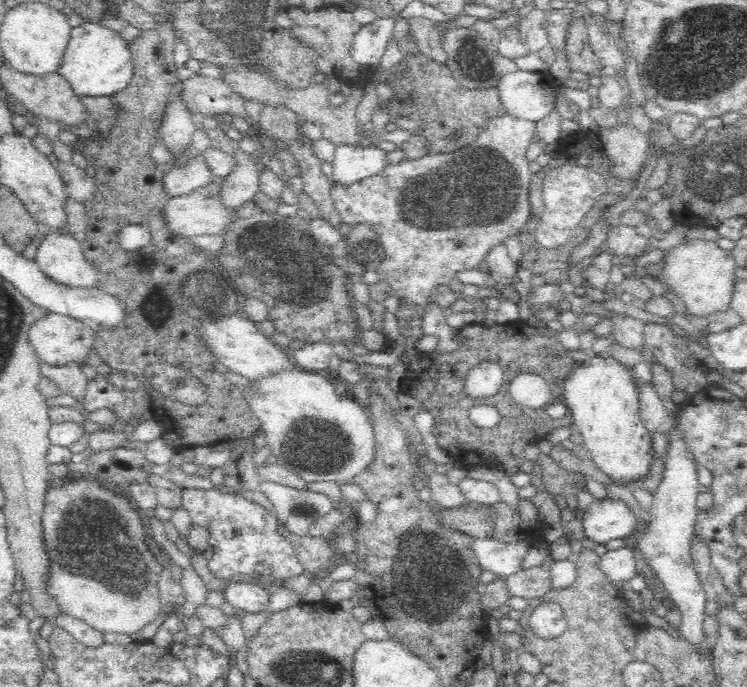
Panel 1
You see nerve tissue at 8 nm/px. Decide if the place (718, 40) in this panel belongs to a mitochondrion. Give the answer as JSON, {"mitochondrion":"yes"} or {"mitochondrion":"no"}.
{"mitochondrion":"yes"}

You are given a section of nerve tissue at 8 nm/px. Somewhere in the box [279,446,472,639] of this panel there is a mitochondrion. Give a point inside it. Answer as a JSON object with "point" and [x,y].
{"point":[430,576]}

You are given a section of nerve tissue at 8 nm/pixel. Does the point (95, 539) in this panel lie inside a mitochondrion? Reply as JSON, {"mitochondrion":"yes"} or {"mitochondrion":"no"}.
{"mitochondrion":"yes"}

